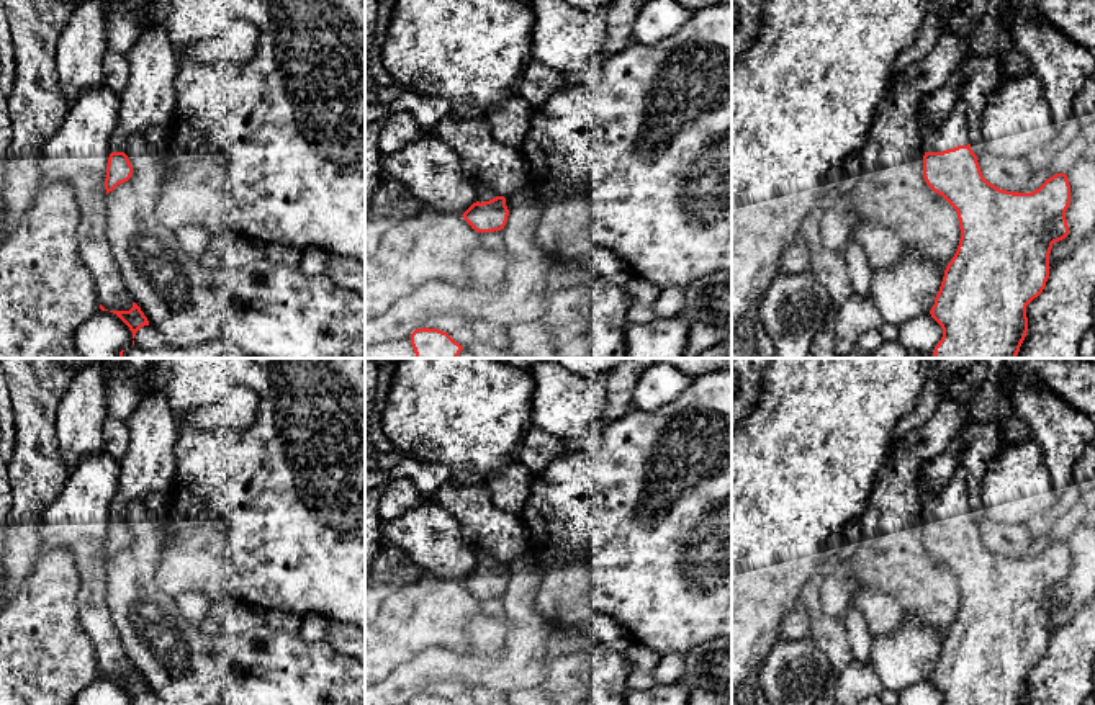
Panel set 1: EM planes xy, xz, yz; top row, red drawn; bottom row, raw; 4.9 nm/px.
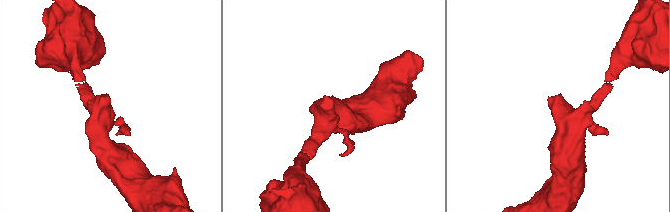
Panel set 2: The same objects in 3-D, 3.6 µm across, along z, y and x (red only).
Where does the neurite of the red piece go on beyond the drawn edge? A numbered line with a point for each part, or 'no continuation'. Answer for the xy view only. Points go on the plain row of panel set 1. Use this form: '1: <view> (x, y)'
1: xy (149, 463)

